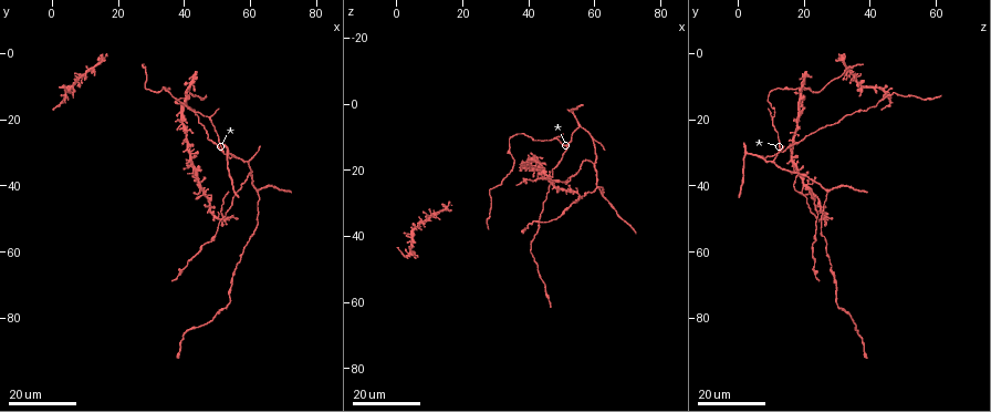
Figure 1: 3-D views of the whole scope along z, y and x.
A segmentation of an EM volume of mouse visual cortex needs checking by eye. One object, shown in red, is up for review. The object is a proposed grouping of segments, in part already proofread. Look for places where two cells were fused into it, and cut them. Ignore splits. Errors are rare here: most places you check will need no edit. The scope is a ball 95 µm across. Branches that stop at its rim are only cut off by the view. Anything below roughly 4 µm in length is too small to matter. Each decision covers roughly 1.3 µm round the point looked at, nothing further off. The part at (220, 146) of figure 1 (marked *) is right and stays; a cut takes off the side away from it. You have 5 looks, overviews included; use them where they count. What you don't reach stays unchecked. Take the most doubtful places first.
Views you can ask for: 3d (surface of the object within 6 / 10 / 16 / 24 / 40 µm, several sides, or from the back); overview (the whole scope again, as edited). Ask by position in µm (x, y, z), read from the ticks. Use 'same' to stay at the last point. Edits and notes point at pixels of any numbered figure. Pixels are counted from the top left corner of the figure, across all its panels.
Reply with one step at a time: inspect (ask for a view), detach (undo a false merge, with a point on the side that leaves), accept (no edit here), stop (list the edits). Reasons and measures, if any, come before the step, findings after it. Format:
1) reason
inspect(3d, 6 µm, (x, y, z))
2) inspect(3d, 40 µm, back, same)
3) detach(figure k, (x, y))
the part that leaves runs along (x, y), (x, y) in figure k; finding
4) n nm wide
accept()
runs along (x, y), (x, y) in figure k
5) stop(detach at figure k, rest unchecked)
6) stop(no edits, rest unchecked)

four-way junction
inspect(3d, 24 µm, (52, 50, 24))

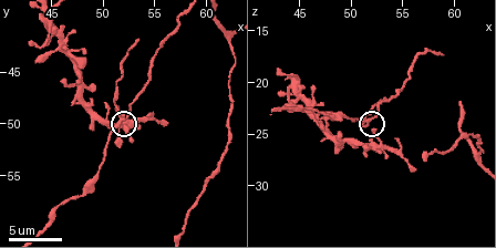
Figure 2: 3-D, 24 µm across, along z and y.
inspect(3d, 6 µm, (51.6, 50.2, 23.8))

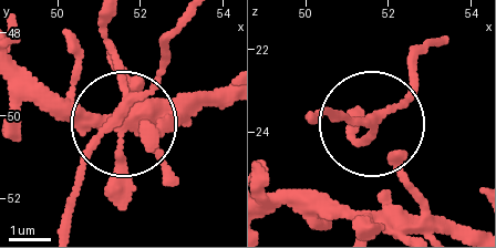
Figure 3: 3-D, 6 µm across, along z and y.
4 arms
detach(figure 3, (115, 62))
the part that leaves runs along (123, 114), (123, 75), (102, 22) in figure 3; two cells meet here

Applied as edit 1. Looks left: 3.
small branch off a trunk
inspect(3d, 24 µm, (4, 12, 45))

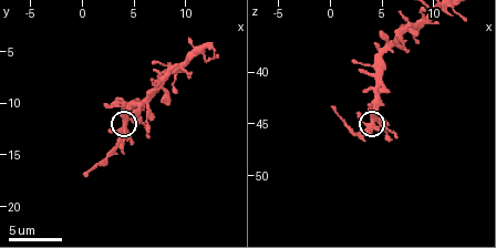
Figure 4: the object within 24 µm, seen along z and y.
inspect(3d, 10 µm, (4.4, 11.6, 44.6))

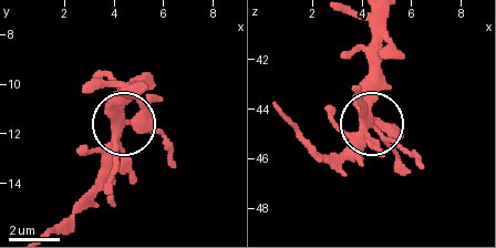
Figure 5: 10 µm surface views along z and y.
5 arms
accept()
runs along (386, 18), (373, 119), (380, 132), (416, 155) in figure 5; continuous, no second cell

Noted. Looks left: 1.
stop(detach at figure 3, rest unchecked)

